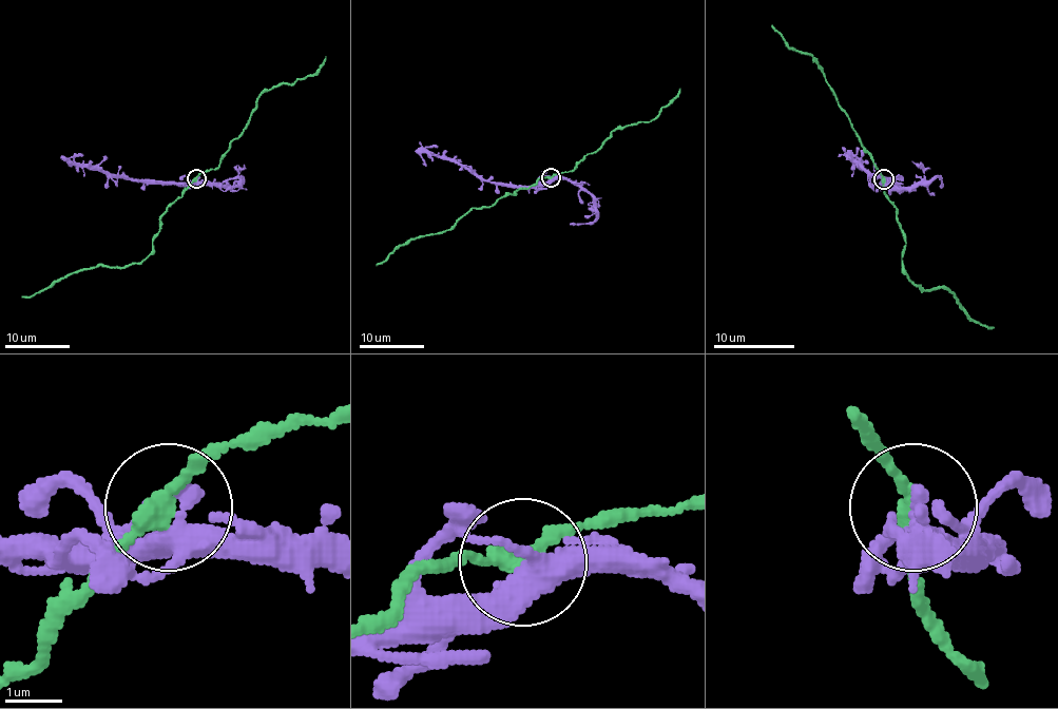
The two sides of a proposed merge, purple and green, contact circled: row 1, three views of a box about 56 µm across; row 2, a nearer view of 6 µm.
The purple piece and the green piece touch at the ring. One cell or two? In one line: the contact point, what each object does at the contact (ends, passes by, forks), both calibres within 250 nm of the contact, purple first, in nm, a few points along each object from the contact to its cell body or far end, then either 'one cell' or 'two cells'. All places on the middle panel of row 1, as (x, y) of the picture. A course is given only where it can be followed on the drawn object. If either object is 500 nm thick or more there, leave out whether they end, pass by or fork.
place (551, 177); purple forks; green passes by; calibres 360 and 280 nm; course purple (551, 177), (533, 186), (501, 186), (480, 180), (453, 161), (422, 153), (421, 158), (425, 166); course green (551, 177), (541, 177), (495, 203), (470, 208), (446, 230), (408, 240), (376, 266); one cell

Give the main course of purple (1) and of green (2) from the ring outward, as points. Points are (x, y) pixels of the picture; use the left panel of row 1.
1: (196, 180), (192, 184), (147, 184), (108, 175), (98, 169), (66, 160), (71, 166)
2: (196, 178), (168, 207), (153, 240), (153, 249), (140, 262), (76, 270), (40, 291), (21, 298)

